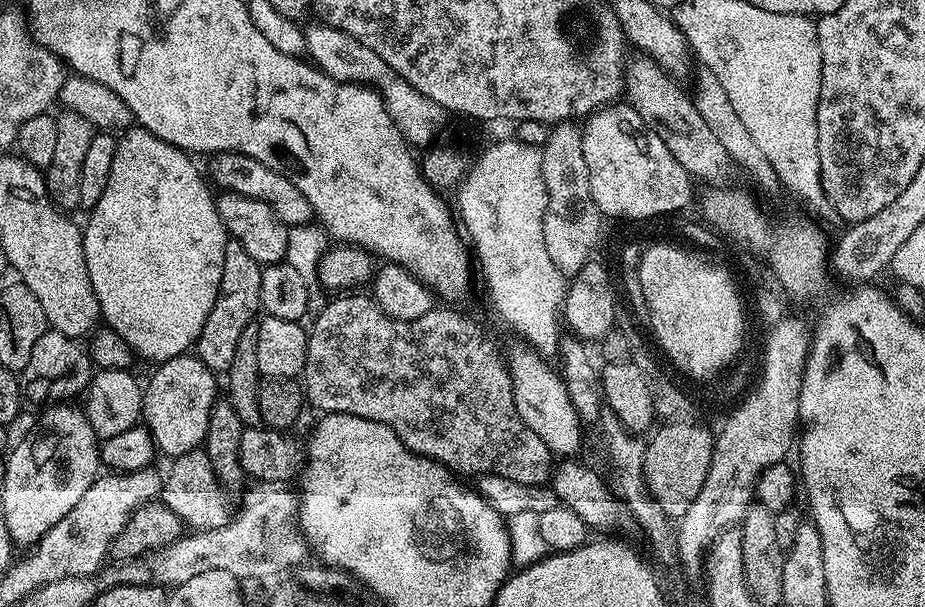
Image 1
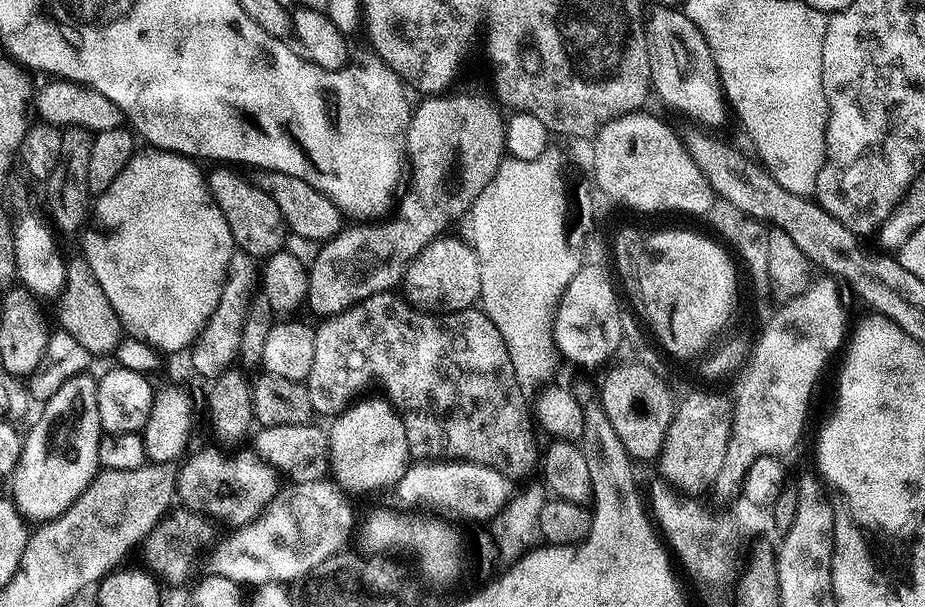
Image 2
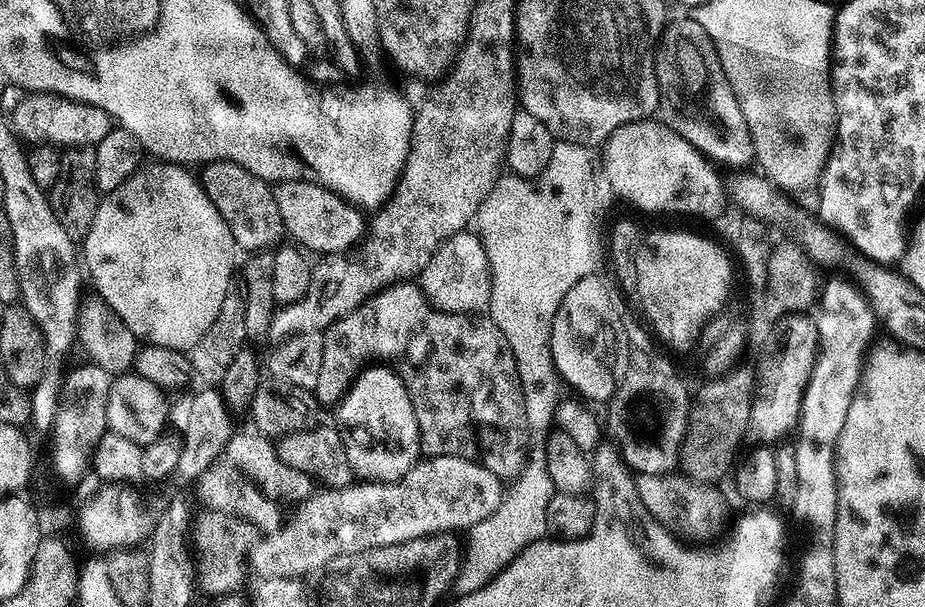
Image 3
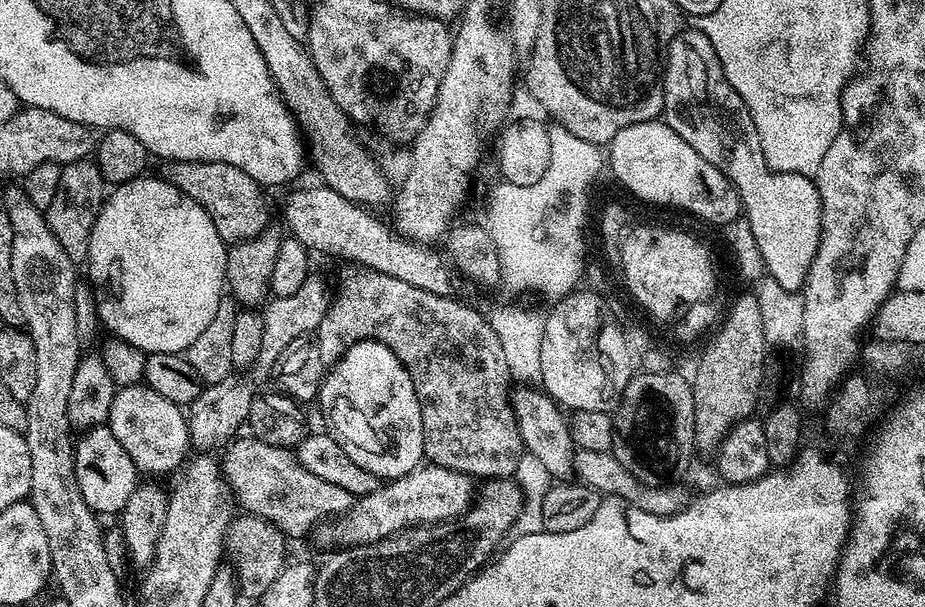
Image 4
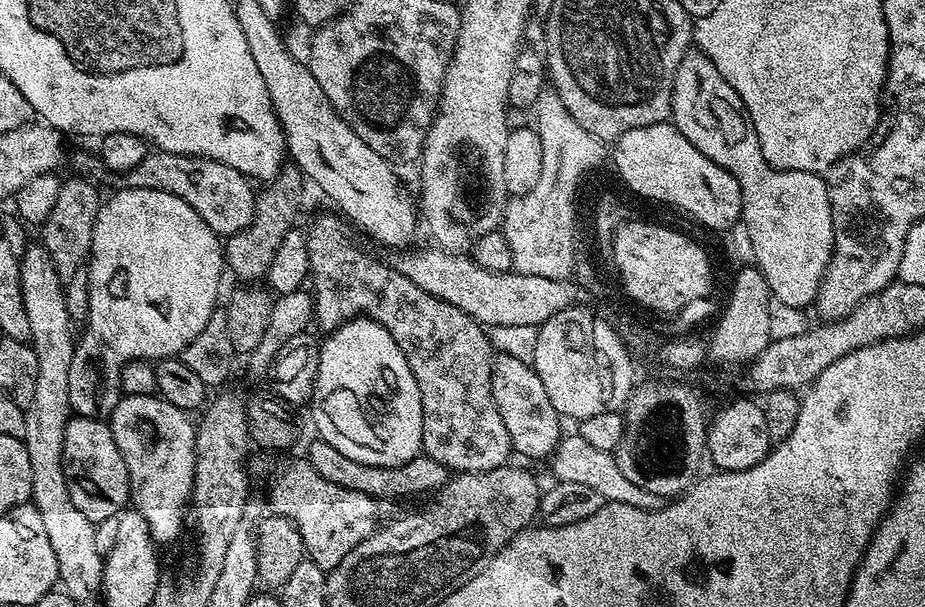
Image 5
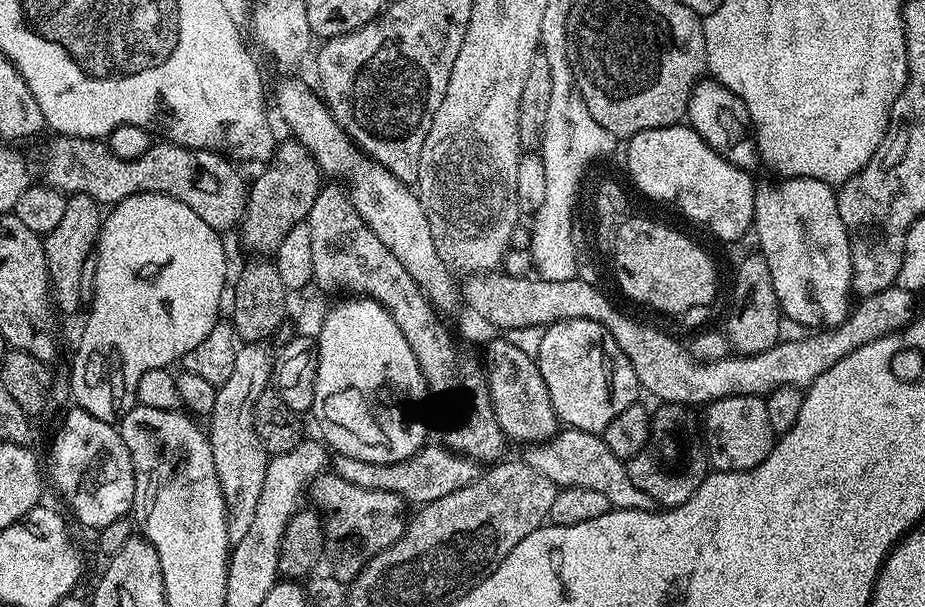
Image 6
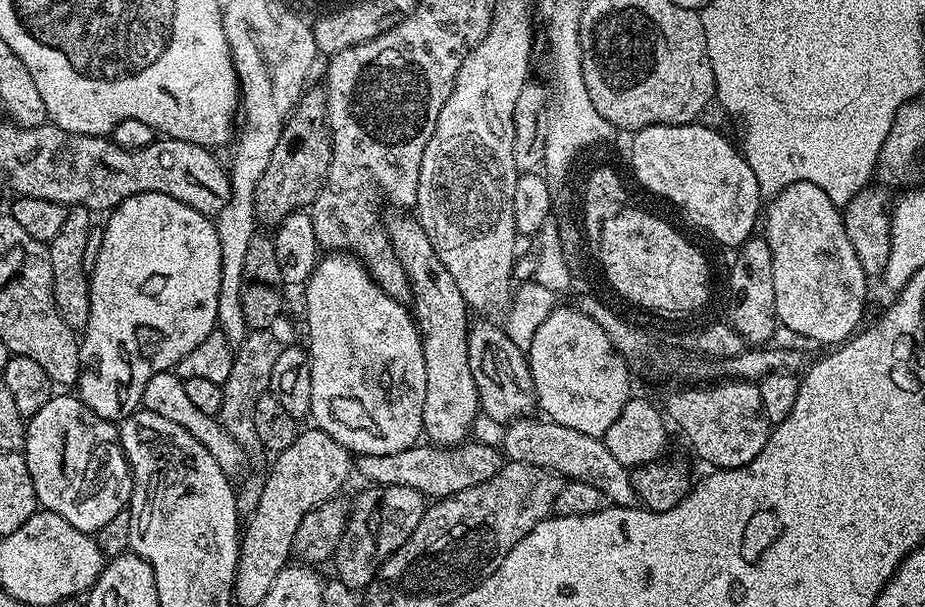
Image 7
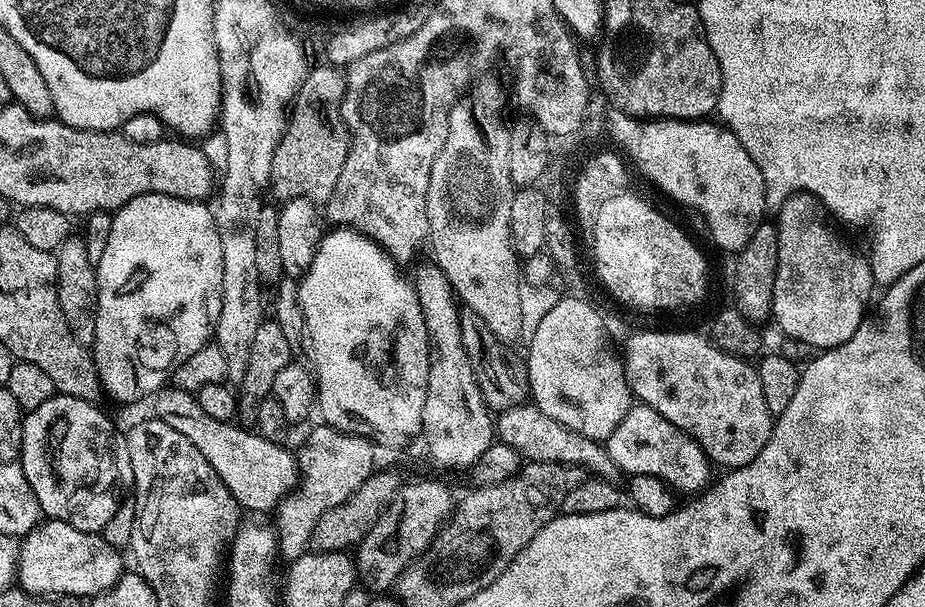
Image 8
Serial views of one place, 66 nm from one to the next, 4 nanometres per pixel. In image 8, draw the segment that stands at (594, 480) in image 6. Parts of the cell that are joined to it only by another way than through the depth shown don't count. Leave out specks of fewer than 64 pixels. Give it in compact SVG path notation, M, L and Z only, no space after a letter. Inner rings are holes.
M525 402L499 413L494 420L494 432L499 443L510 446L525 461L541 464L567 464L573 468L583 468L585 473L601 480L619 481L620 467L610 458L607 447L599 440L591 440L566 426L554 422L531 402Z

